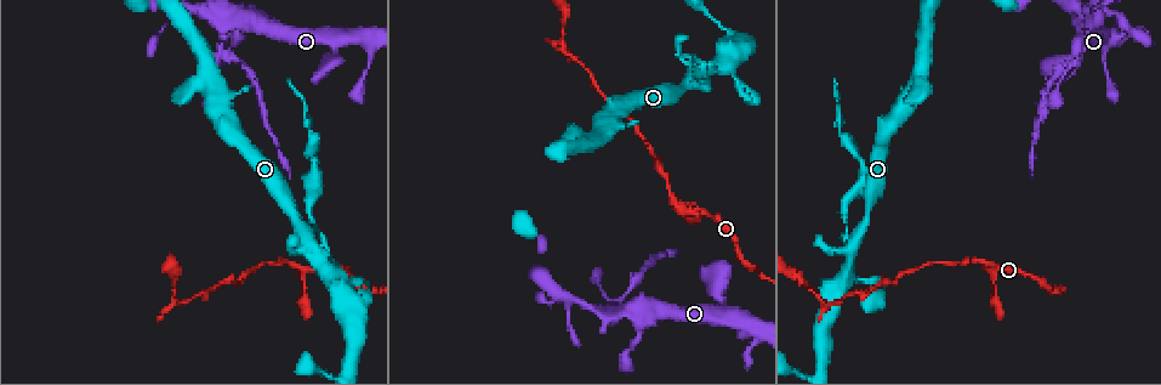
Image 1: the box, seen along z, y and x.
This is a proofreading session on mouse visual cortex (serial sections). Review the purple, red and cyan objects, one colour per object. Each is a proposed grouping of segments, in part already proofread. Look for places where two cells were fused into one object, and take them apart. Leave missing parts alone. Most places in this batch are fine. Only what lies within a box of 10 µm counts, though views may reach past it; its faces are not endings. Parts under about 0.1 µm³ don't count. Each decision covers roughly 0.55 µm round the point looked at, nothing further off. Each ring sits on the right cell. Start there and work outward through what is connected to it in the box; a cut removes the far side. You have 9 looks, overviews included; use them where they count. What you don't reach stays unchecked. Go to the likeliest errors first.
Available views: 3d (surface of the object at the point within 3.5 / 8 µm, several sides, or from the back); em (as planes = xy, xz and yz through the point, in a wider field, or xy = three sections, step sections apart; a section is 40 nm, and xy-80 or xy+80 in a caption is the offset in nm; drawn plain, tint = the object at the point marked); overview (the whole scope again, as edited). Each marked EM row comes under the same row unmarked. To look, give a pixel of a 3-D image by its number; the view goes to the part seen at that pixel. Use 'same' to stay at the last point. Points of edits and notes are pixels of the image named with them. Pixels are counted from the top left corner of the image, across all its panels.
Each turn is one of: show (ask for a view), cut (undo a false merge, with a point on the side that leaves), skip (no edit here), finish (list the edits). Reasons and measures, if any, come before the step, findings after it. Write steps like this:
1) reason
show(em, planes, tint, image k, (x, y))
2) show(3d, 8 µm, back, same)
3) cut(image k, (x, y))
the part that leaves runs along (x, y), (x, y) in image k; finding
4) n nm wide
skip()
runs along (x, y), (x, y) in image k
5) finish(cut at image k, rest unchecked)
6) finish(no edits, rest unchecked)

branch point
show(em, xy, step 2, tint, image 1, (852, 253))

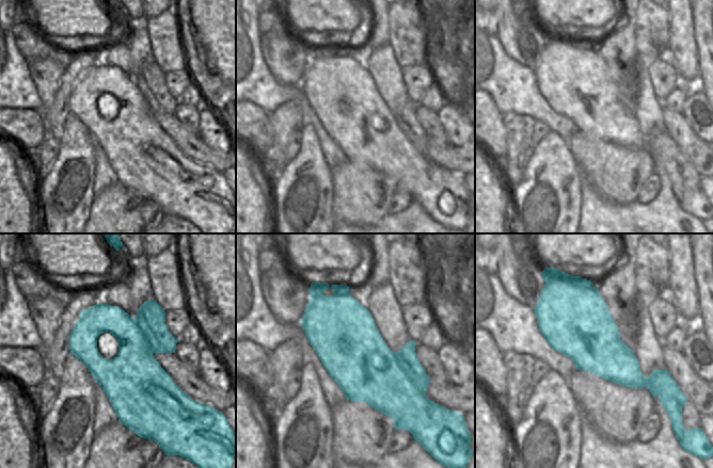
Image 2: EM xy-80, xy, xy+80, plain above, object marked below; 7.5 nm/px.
show(3d, 3.5 µm, back, same)

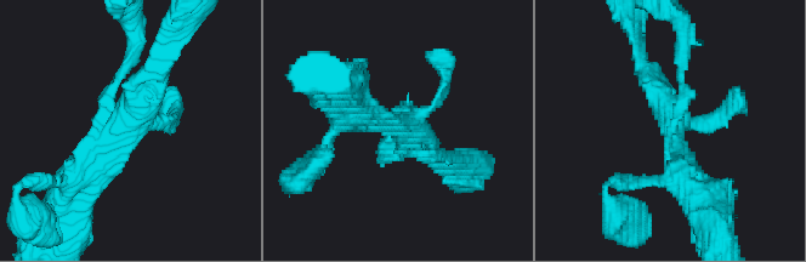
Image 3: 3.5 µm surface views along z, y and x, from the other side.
cut(image 3, (126, 64))
the part that leaves runs along (111, 102), (132, 24) in image 3; a second cell is stuck on

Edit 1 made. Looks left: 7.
branch point
show(3d, 3.5 µm, back, image 1, (1094, 18))

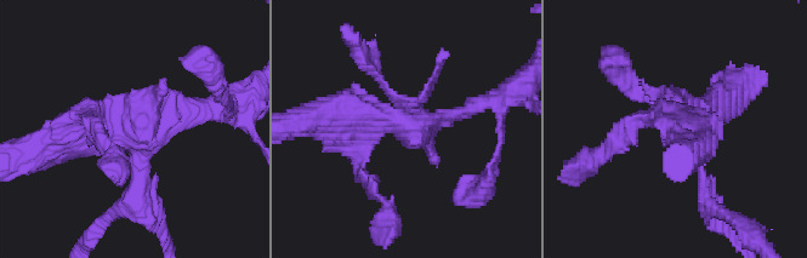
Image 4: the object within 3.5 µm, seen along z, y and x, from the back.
show(em, xy, step 2, tint, image 4, (396, 125))

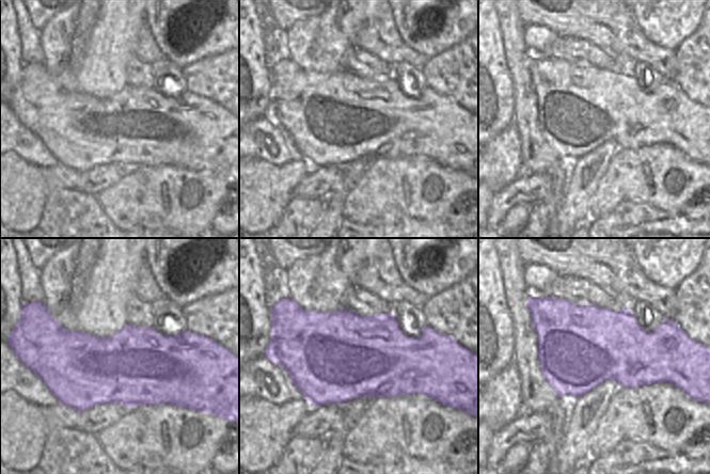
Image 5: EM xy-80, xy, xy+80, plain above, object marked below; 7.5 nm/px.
4 arms
skip()
runs along (51, 148), (197, 107) in image 4; continuous, no second cell

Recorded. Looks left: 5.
sharp bend
show(3d, 3.5 µm, image 1, (177, 301))

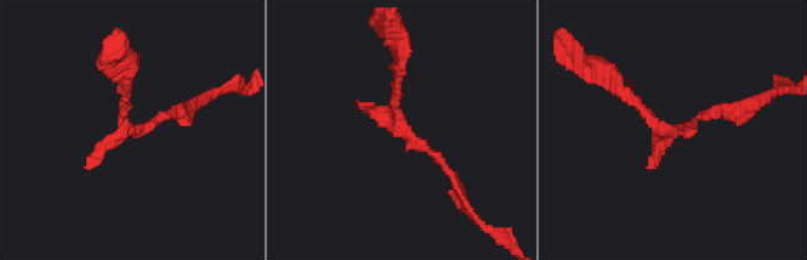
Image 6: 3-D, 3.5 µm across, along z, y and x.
show(em, xy, step 5, tint, image 6, (128, 131))

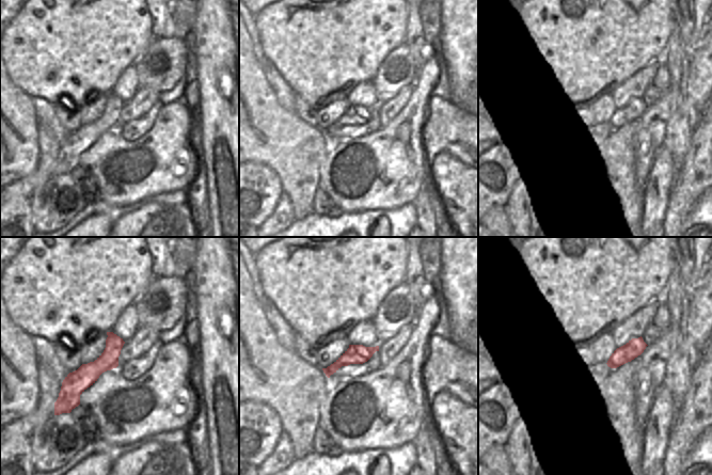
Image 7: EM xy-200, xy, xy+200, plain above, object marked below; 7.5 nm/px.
skip()
runs along (454, 179), (398, 123), (402, 63) in image 6; all the same cell

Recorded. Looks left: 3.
sharp bend
show(3d, 3.5 µm, image 1, (206, 77))

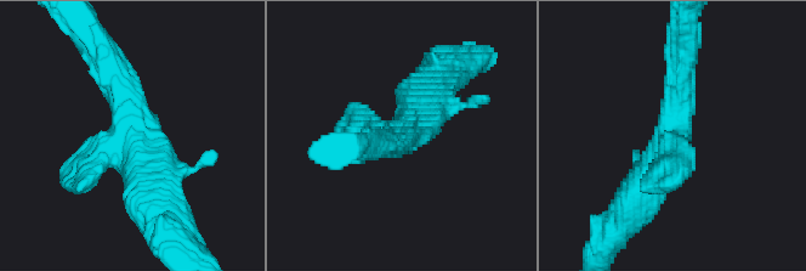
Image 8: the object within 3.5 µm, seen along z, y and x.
need the tissue
show(em, planes, tint, image 8, (673, 130))

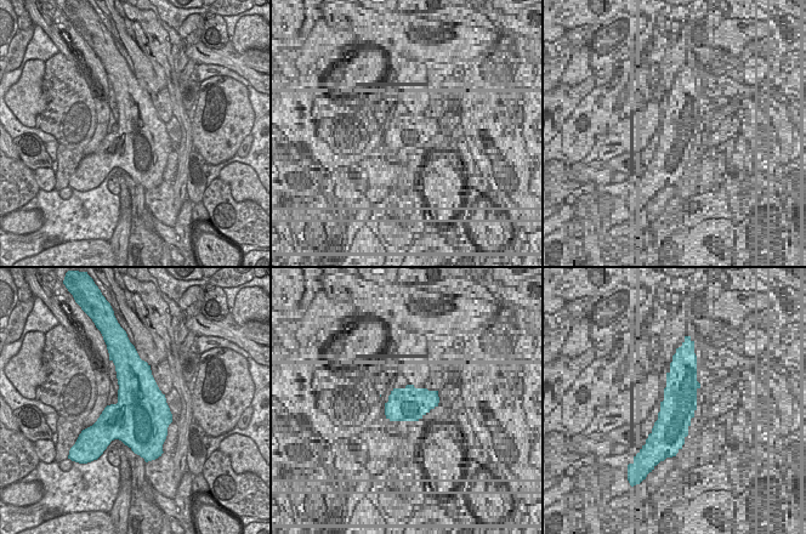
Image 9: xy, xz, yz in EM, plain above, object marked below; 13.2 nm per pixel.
skip()
one cell here

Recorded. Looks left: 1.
finish(cut at image 3, rest unchecked)

